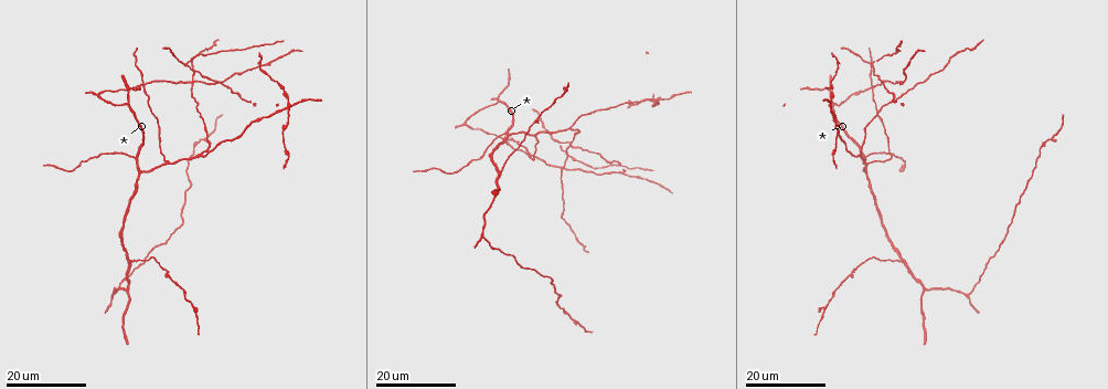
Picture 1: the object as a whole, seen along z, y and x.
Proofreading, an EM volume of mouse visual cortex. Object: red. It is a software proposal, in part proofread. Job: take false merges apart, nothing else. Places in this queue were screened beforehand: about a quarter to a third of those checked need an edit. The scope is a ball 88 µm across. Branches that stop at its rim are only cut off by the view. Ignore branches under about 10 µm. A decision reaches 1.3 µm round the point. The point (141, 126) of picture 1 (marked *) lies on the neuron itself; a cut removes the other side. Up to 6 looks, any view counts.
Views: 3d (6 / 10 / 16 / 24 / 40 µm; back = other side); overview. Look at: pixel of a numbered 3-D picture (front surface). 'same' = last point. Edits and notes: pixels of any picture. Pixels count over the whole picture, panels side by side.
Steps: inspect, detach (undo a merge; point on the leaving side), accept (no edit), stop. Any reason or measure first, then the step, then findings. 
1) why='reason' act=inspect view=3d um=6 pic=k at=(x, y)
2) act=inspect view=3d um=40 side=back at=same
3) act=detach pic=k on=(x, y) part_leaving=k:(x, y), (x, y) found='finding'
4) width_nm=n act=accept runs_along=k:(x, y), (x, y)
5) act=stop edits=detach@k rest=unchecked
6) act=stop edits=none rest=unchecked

why='three-way junction' act=inspect view=3d um=24 pic=1 at=(569, 127)

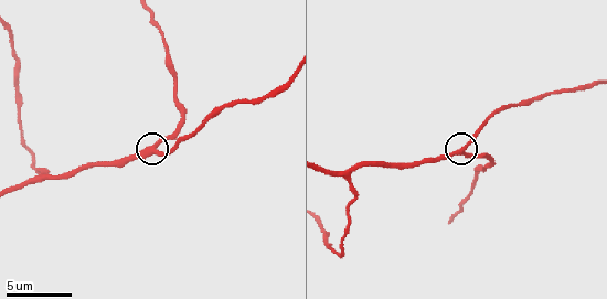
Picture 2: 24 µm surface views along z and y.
act=inspect view=3d um=6 pic=2 at=(156, 149)

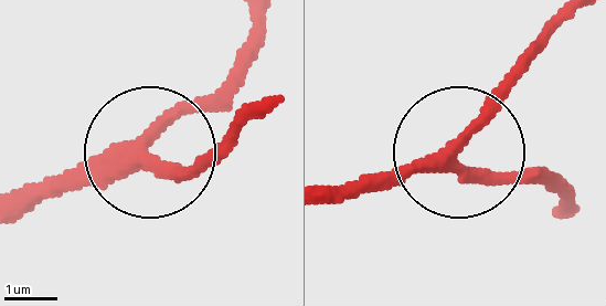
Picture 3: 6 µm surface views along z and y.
act=accept runs_along=3:(325, 198), (444, 159), (532, 57) found='all the same neuron'

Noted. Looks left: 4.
why='looks like a crossing' act=inspect view=3d um=24 pic=1 at=(902, 262)

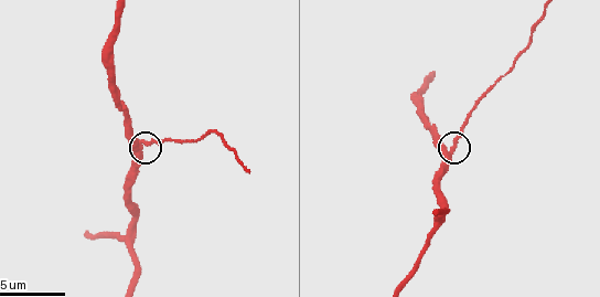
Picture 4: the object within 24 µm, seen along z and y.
why='zoom in' act=inspect view=3d um=6 pic=4 at=(141, 142)

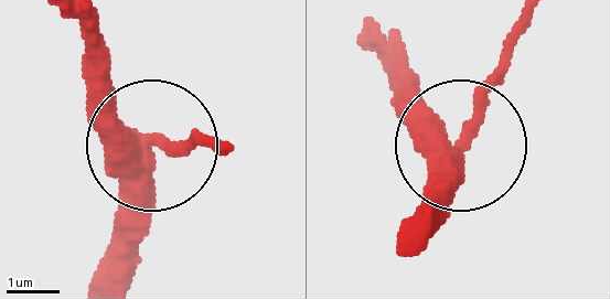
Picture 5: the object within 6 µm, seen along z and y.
arms=4 act=detach pic=5 on=(188, 148) part_leaving=5:(149, 145), (214, 145) found='a second neuron is stuck on'

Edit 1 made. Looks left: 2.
why='three arms meet' act=inspect view=3d um=16 pic=1 at=(514, 135)

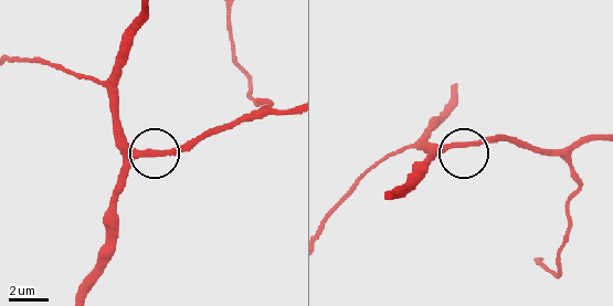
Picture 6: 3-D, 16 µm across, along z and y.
act=inspect view=3d um=10 pic=6 at=(448, 146)

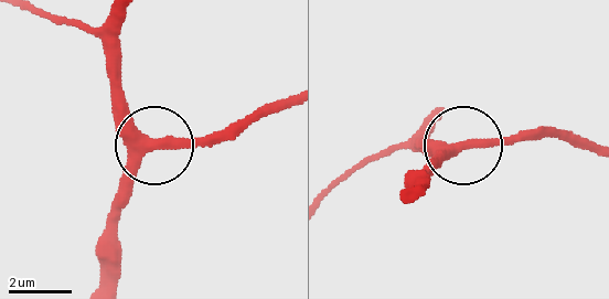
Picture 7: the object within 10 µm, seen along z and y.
act=accept runs_along=7:(126, 11), (117, 27), (126, 114), (164, 146), (234, 137) found='continuous, no second neuron'

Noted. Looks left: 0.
act=stop edits=detach@5 rest=unchecked

